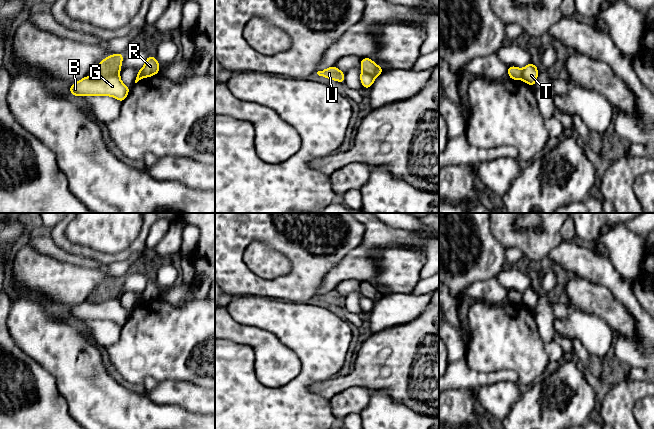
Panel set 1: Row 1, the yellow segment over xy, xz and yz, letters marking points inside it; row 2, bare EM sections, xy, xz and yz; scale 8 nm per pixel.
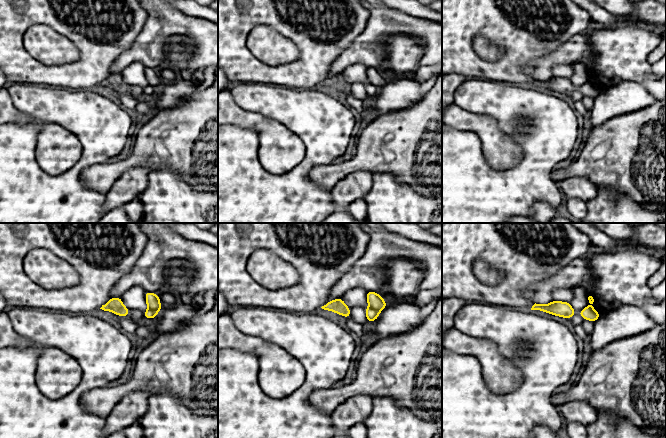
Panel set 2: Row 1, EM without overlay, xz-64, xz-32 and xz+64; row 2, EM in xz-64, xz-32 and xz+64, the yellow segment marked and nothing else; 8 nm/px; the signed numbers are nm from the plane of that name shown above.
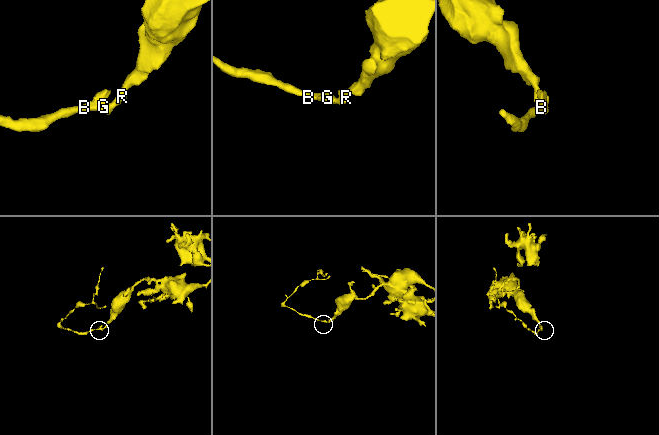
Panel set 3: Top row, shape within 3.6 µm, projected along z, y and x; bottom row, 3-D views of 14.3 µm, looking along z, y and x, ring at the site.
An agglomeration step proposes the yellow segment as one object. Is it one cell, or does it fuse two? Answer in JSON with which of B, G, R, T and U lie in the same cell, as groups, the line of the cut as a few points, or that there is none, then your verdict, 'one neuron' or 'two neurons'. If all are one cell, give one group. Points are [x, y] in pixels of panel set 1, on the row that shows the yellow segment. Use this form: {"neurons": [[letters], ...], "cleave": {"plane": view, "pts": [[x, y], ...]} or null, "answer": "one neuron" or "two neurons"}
{"neurons": [["B", "G", "T", "U"], ["R"]], "cleave": {"plane": "xz", "pts": [[362, 71], [374, 77]]}, "answer": "two neurons"}

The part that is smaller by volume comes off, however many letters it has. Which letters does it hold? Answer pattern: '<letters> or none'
B, G, T, U

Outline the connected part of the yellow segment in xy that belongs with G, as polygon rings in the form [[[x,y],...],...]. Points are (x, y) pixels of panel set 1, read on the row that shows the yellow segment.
[[[112,54],[101,60],[93,74],[76,81],[69,88],[74,96],[111,96],[121,103],[127,98],[130,87],[120,79],[124,54]]]

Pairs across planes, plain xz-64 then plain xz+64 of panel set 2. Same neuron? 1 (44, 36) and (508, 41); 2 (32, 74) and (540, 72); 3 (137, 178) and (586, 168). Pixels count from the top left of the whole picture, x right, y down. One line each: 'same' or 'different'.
1: different
2: different
3: different

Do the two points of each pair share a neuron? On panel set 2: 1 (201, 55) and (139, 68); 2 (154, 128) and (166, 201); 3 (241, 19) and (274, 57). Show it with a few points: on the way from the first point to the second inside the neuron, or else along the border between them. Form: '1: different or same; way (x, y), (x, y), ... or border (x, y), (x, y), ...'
1: different; border (146, 66), (139, 62), (133, 62), (123, 69)
2: different; border (150, 170), (169, 168), (175, 170), (182, 178)
3: different; border (274, 28), (257, 25), (248, 34), (252, 54)

